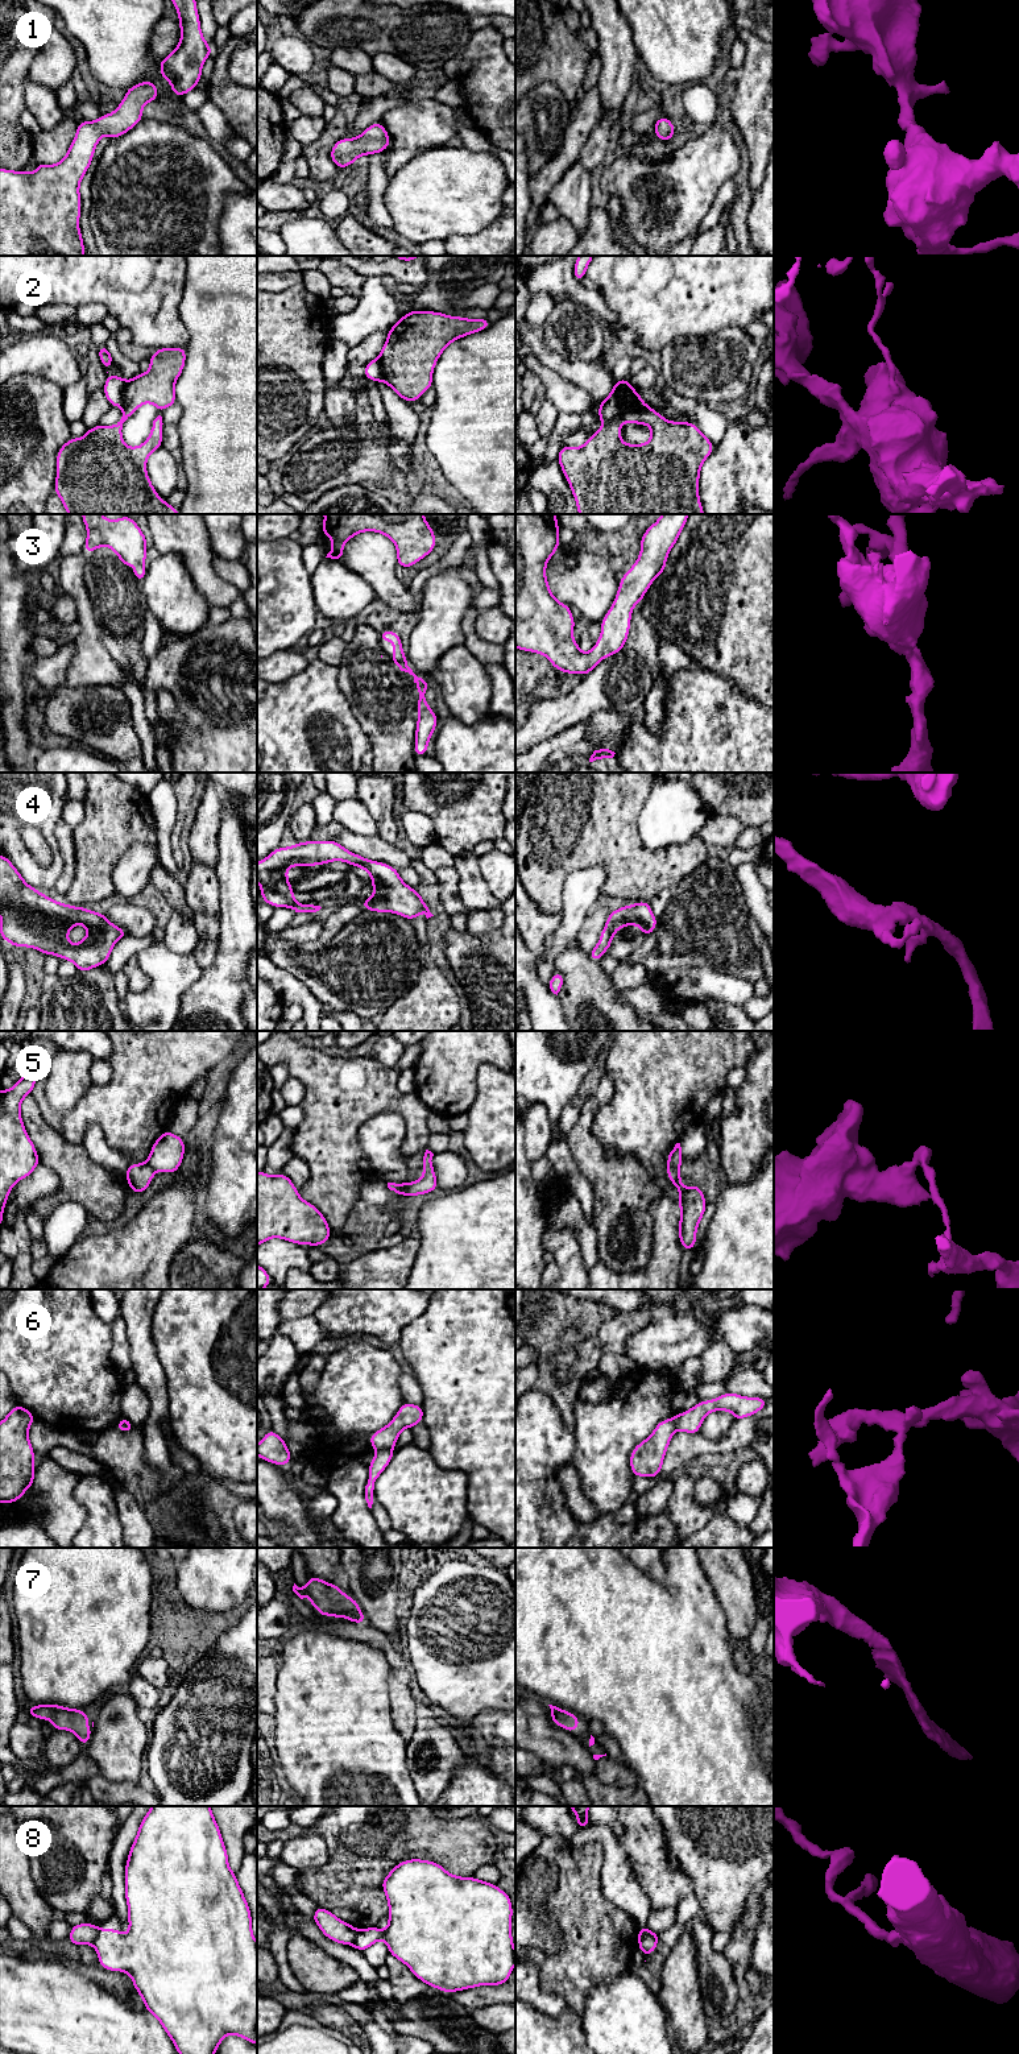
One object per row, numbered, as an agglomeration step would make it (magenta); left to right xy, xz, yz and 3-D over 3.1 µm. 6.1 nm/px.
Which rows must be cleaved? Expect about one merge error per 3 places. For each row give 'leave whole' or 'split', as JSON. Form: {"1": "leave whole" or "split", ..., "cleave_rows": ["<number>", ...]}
{"1": "leave whole", "2": "split", "3": "leave whole", "4": "leave whole", "5": "split", "6": "split", "7": "leave whole", "8": "split", "cleave_rows": ["2", "5", "6", "8"]}

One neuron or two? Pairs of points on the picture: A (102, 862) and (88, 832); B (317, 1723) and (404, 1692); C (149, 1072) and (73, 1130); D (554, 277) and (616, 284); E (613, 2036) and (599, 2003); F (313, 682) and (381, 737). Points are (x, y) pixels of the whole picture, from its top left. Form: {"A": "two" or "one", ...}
{"A": "one", "B": "two", "C": "one", "D": "two", "E": "one", "F": "two"}

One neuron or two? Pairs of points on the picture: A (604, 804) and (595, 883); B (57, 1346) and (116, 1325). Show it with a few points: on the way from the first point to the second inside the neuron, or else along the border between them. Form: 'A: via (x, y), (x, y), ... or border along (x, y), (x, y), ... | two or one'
A: border along (568, 876), (600, 866), (605, 874), (604, 894) | two
B: border along (110, 1325), (112, 1336), (111, 1358) | two

